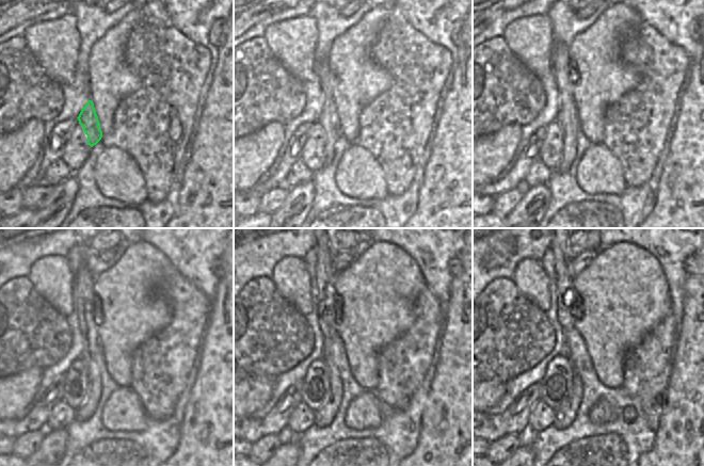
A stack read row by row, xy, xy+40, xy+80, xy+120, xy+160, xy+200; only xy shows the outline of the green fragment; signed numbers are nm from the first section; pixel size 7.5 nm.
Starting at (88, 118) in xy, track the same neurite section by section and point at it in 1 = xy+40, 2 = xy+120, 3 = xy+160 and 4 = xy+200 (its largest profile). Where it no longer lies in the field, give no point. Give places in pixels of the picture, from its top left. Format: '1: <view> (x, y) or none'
1: xy+40 (329, 121)
2: xy+120 (92, 349)
3: xy+160 (325, 273)
4: xy+200 (565, 292)

